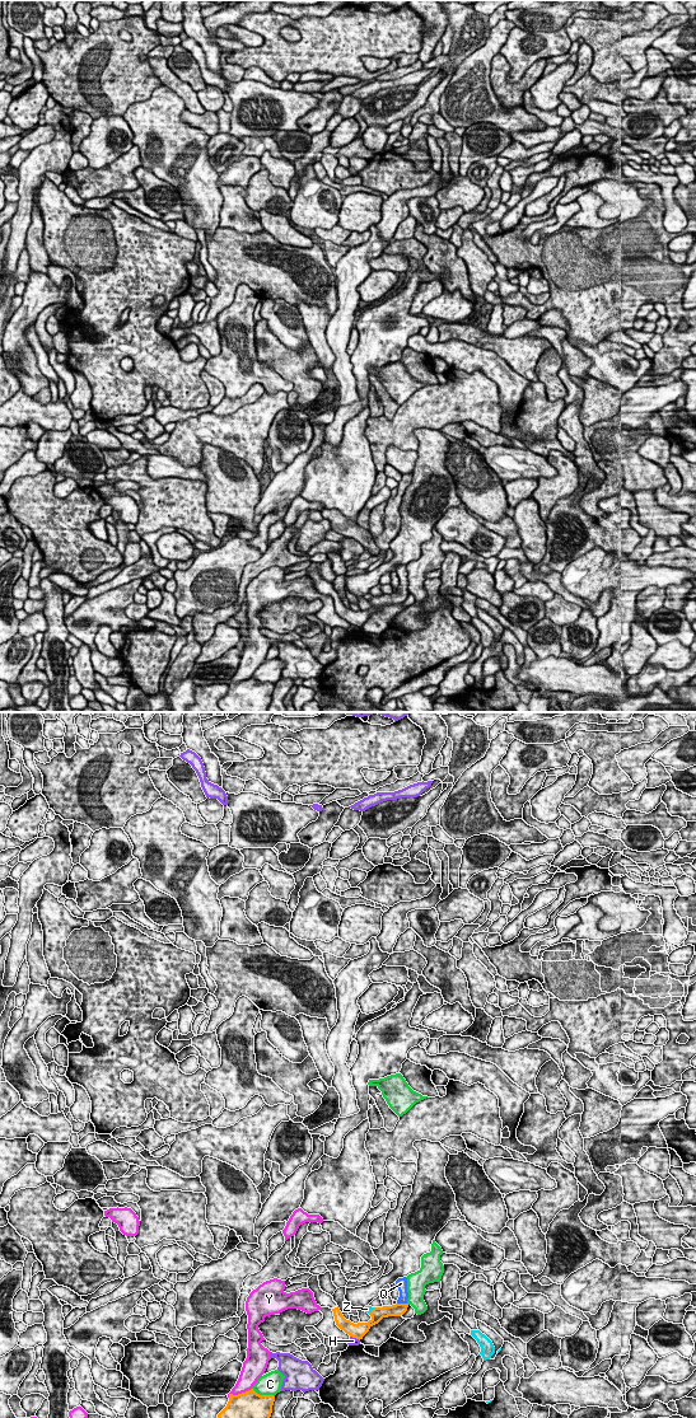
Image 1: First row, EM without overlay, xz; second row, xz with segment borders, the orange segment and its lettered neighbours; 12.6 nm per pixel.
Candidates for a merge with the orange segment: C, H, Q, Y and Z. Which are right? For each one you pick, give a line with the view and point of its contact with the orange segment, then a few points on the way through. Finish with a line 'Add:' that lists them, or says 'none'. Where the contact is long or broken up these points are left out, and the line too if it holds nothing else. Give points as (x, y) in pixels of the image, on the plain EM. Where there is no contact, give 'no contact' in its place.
Q: meets orange in xz at (402, 591)
Add: Q

